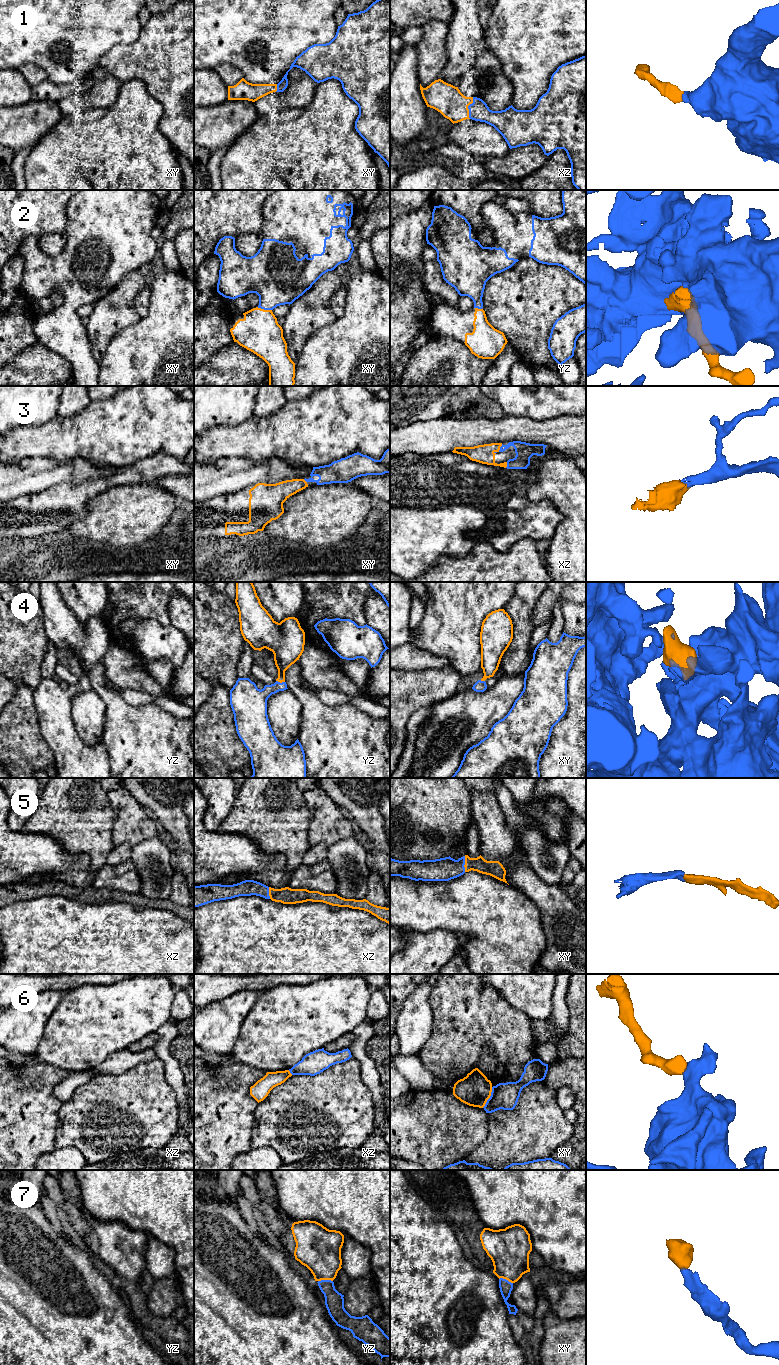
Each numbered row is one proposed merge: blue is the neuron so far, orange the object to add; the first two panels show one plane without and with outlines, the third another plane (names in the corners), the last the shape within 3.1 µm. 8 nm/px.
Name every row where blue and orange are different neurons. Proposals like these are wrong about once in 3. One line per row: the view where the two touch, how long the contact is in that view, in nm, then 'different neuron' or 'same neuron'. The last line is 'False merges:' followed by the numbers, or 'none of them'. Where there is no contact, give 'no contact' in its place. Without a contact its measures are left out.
1: xz | 180 nm | same neuron
2: xy | 120 nm | same neuron
3: xz | 70 nm | same neuron
4: yz | 70 nm | same neuron
5: xy | 130 nm | same neuron
6: xy | 190 nm | different neuron
7: yz | 120 nm | same neuron
False merges: 6

